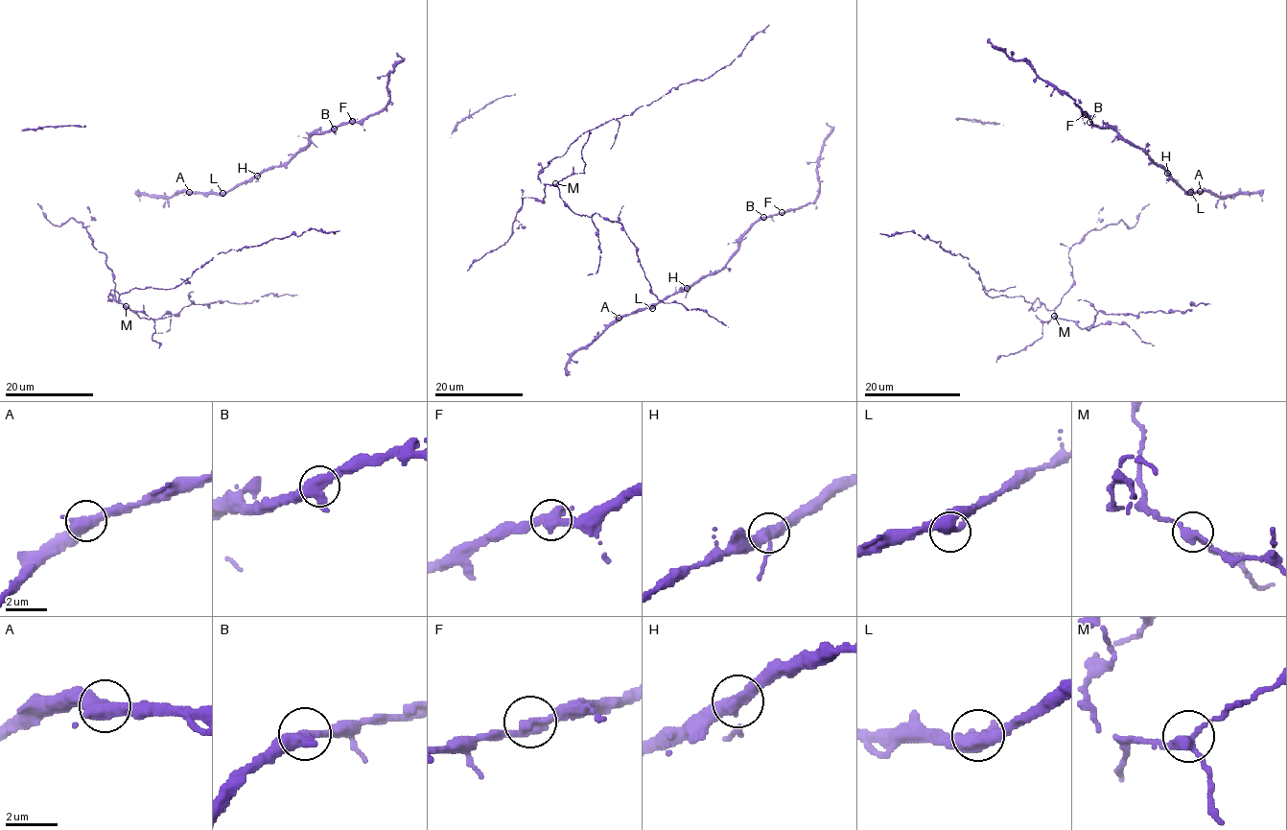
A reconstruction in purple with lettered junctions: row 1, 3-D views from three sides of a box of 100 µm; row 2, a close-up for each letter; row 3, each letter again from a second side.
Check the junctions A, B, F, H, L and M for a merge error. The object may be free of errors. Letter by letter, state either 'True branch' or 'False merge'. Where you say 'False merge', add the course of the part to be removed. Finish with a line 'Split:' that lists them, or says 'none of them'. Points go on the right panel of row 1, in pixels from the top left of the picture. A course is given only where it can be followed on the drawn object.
A: True branch
B: True branch
F: True branch
H: True branch
L: True branch
M: True branch
Split: none of them

